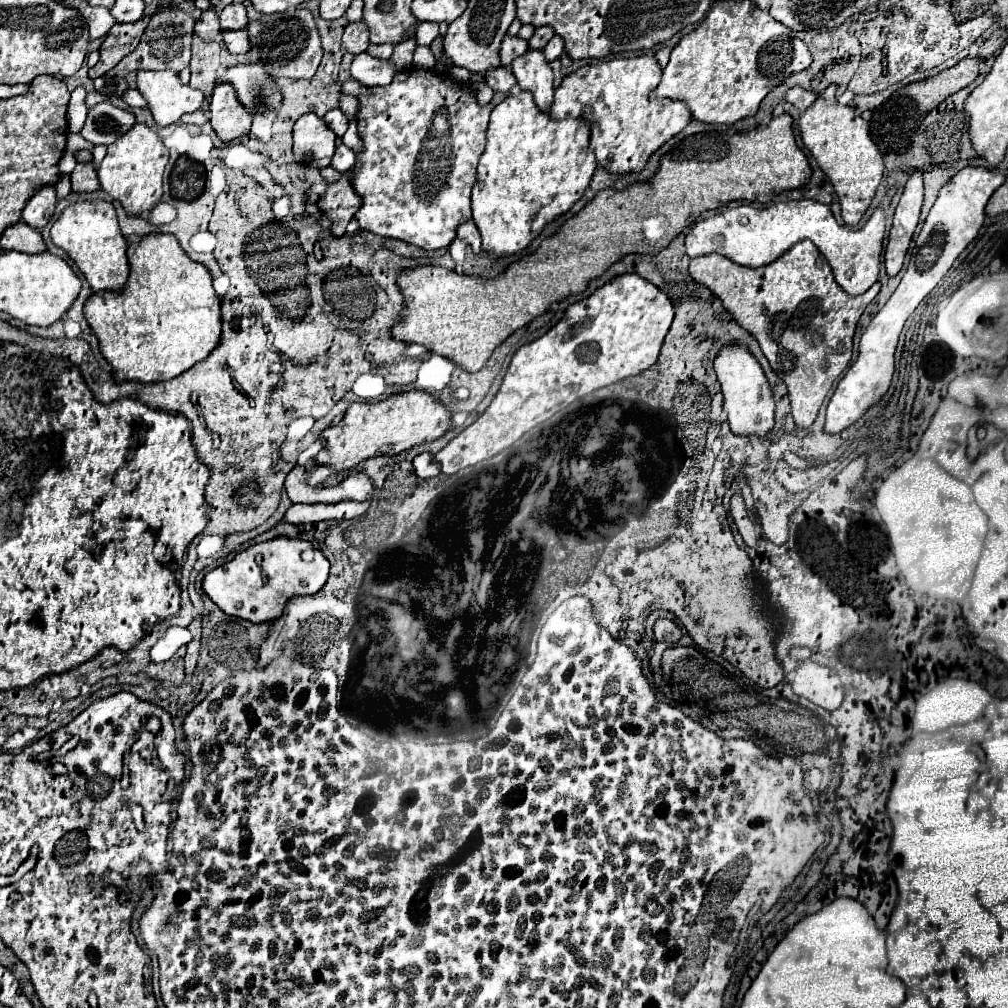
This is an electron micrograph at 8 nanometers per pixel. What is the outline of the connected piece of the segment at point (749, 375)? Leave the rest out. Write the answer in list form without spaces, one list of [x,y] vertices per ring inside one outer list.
[[[726,343],[714,359],[714,373],[724,395],[724,413],[736,435],[768,435],[774,425],[774,397],[756,357],[740,343]]]

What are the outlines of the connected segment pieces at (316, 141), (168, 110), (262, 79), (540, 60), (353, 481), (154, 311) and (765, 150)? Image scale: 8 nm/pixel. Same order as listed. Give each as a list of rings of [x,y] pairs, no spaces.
[[[314,113],[302,115],[294,125],[294,159],[300,165],[328,167],[334,155],[336,135]]]
[[[136,71],[136,89],[146,99],[158,125],[172,125],[184,113],[200,109],[204,93],[182,85],[172,71]]]
[[[234,65],[226,71],[220,71],[218,81],[232,83],[240,103],[252,113],[258,107],[278,107],[280,103],[280,91],[270,87],[272,77],[266,75],[262,65]]]
[[[528,49],[526,55],[514,59],[512,73],[520,89],[530,91],[534,95],[536,105],[542,111],[548,111],[552,105],[554,87],[552,87],[552,67],[544,59],[542,49]]]
[[[350,475],[342,483],[332,489],[314,489],[312,499],[292,499],[294,503],[340,503],[340,501],[364,501],[372,489],[368,487],[368,479],[364,475]]]
[[[150,233],[128,245],[130,275],[122,291],[96,291],[84,305],[84,317],[100,341],[100,351],[114,369],[114,379],[126,381],[166,381],[194,363],[202,361],[220,341],[220,297],[212,289],[208,269],[192,261],[176,237],[168,233]]]
[[[788,113],[772,117],[772,121],[764,127],[756,127],[742,135],[732,135],[724,141],[724,145],[726,153],[722,155],[722,137],[716,137],[716,141],[712,137],[704,139],[702,133],[686,137],[672,151],[660,157],[660,165],[650,181],[630,185],[622,191],[604,189],[596,193],[596,197],[578,215],[568,219],[532,255],[524,255],[522,259],[510,263],[506,271],[494,279],[458,275],[456,271],[434,265],[418,265],[400,271],[396,283],[400,287],[400,293],[404,295],[406,313],[394,323],[392,337],[404,343],[420,343],[430,353],[450,359],[454,365],[468,373],[476,373],[486,365],[492,351],[508,335],[530,323],[534,317],[542,315],[550,307],[550,303],[568,295],[582,293],[588,281],[602,275],[602,269],[616,263],[618,257],[628,253],[658,255],[672,239],[676,239],[688,225],[692,225],[702,211],[716,209],[738,199],[770,203],[778,193],[802,187],[810,181],[812,171],[806,155],[796,145],[796,139],[792,135],[792,117]]]

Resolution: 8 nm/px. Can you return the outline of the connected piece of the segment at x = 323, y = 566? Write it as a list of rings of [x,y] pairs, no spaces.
[[[278,537],[266,543],[252,545],[234,559],[208,571],[202,581],[204,593],[232,617],[252,623],[272,621],[282,615],[284,603],[294,595],[314,595],[328,579],[328,559],[304,539]]]

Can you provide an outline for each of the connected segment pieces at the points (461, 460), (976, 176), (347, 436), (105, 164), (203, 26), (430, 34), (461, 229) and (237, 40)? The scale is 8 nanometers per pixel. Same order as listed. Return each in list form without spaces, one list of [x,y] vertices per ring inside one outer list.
[[[636,273],[612,277],[588,299],[570,305],[550,331],[514,353],[492,403],[470,427],[438,451],[434,461],[442,465],[442,473],[454,475],[516,443],[522,437],[522,419],[538,419],[538,403],[574,403],[596,389],[652,367],[672,319],[674,307],[670,299],[650,281]]]
[[[966,167],[958,171],[942,189],[932,205],[922,231],[916,237],[908,269],[888,299],[888,303],[874,315],[868,329],[860,337],[858,345],[858,359],[840,379],[828,409],[826,409],[826,425],[828,433],[840,433],[848,425],[852,425],[870,405],[874,405],[890,387],[892,373],[894,373],[894,351],[898,345],[898,335],[910,317],[910,313],[918,307],[918,303],[938,285],[938,281],[948,273],[956,257],[968,247],[968,243],[978,235],[984,219],[986,219],[986,203],[992,193],[1004,183],[1006,173],[1000,169],[986,169],[986,167]]]
[[[402,391],[378,403],[350,403],[344,419],[322,431],[320,441],[324,447],[316,455],[316,463],[332,465],[334,471],[348,471],[368,457],[396,455],[424,441],[434,441],[450,431],[450,427],[450,409],[428,391]]]
[[[134,123],[134,129],[130,129],[126,135],[122,135],[122,139],[118,139],[118,143],[112,143],[108,147],[106,157],[98,167],[98,179],[100,179],[102,189],[112,199],[118,199],[130,215],[138,215],[140,211],[150,211],[160,201],[160,197],[162,197],[162,173],[164,173],[166,163],[168,163],[168,149],[164,147],[162,139],[144,123]]]
[[[210,5],[210,9],[202,11],[200,19],[196,21],[194,31],[206,39],[206,41],[216,41],[220,37],[220,23],[218,23],[218,11],[214,5]]]
[[[420,22],[416,29],[418,45],[430,45],[436,35],[439,35],[439,24],[435,22]]]
[[[472,219],[462,221],[462,223],[458,225],[458,237],[464,239],[464,241],[474,249],[474,253],[480,251],[480,235],[478,235],[478,227],[474,225]]]
[[[244,29],[242,31],[222,31],[222,41],[226,43],[226,47],[232,55],[244,55],[250,49],[248,35]]]

